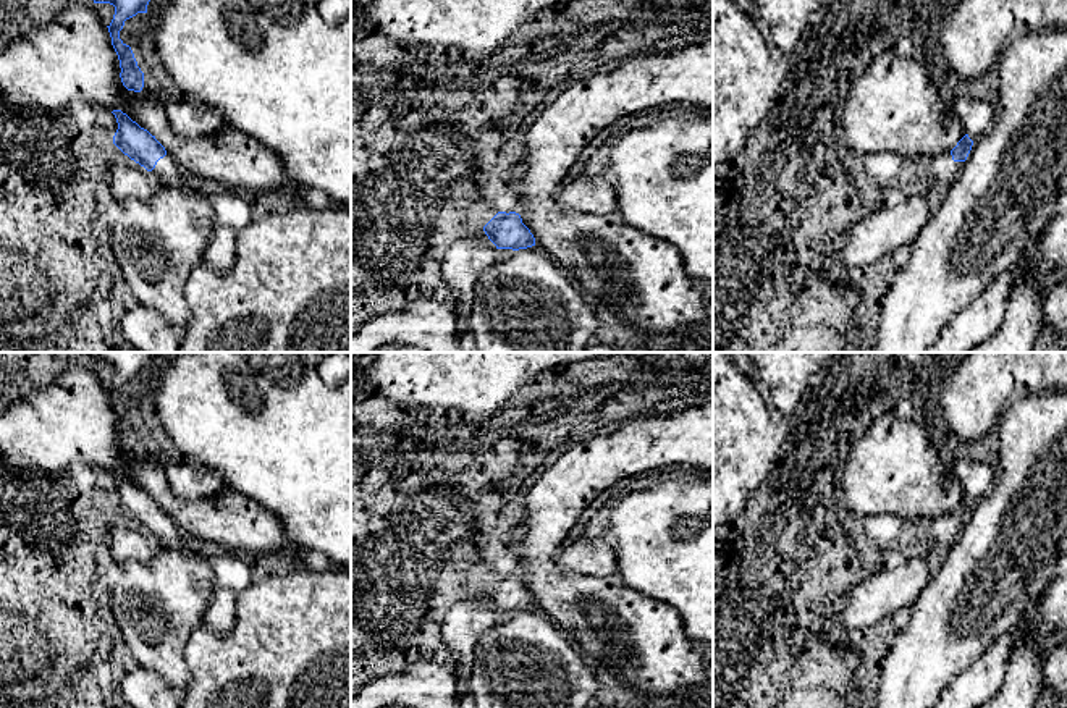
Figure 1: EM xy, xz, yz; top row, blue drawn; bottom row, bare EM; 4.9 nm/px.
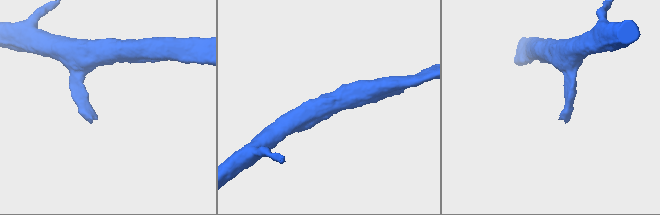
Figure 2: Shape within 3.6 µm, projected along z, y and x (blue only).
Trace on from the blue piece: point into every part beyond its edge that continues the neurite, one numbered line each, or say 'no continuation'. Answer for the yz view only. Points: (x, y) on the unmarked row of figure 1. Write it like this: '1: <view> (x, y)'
1: yz (940, 534)

